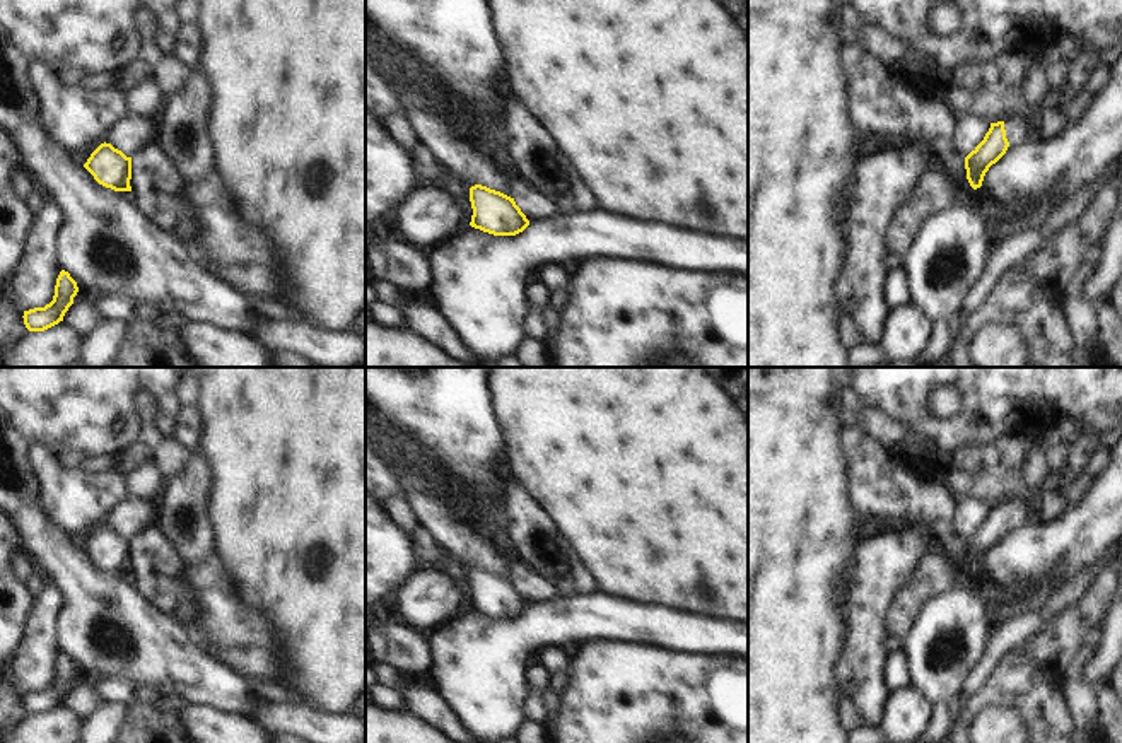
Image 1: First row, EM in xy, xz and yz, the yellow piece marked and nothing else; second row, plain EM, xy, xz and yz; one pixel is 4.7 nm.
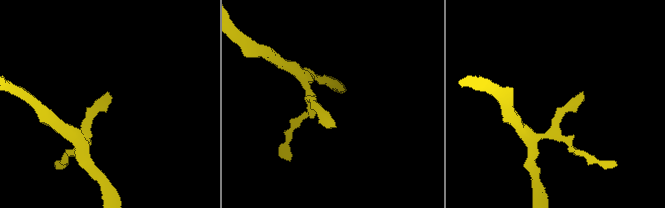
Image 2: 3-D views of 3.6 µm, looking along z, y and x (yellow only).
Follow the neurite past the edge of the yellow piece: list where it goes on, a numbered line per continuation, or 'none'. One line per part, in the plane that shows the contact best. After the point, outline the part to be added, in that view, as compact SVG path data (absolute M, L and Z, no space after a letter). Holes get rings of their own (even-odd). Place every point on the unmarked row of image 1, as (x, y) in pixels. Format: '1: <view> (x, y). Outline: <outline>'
1: yz (1018, 511). Outline: M1009 499L1004 504L1006 521L1011 526L1020 526L1030 521L1030 516L1033 514L1035 507L1021 499Z

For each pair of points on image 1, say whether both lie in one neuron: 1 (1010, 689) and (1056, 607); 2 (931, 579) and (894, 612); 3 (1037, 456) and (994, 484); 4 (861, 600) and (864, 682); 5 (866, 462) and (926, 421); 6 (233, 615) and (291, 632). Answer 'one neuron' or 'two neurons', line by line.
1: two neurons
2: one neuron
3: one neuron
4: one neuron
5: two neurons
6: two neurons

